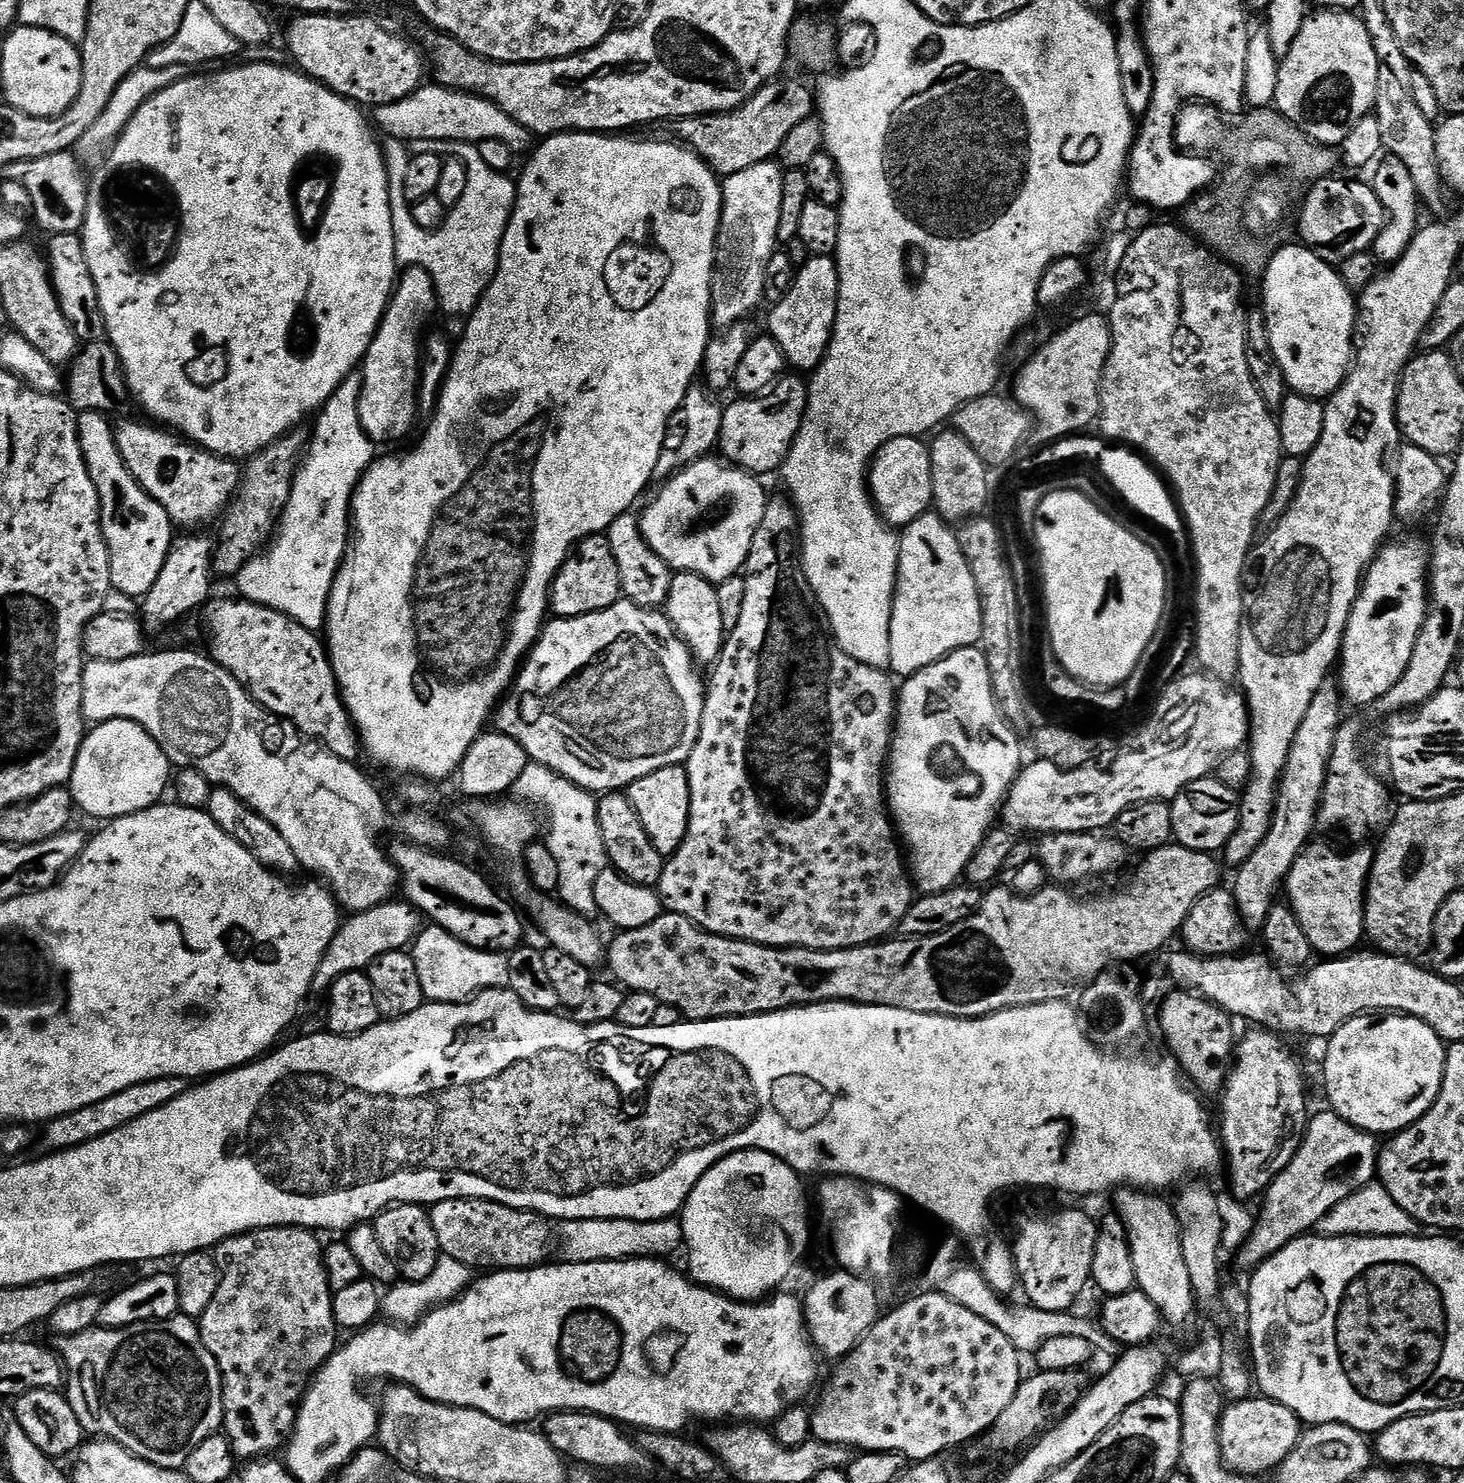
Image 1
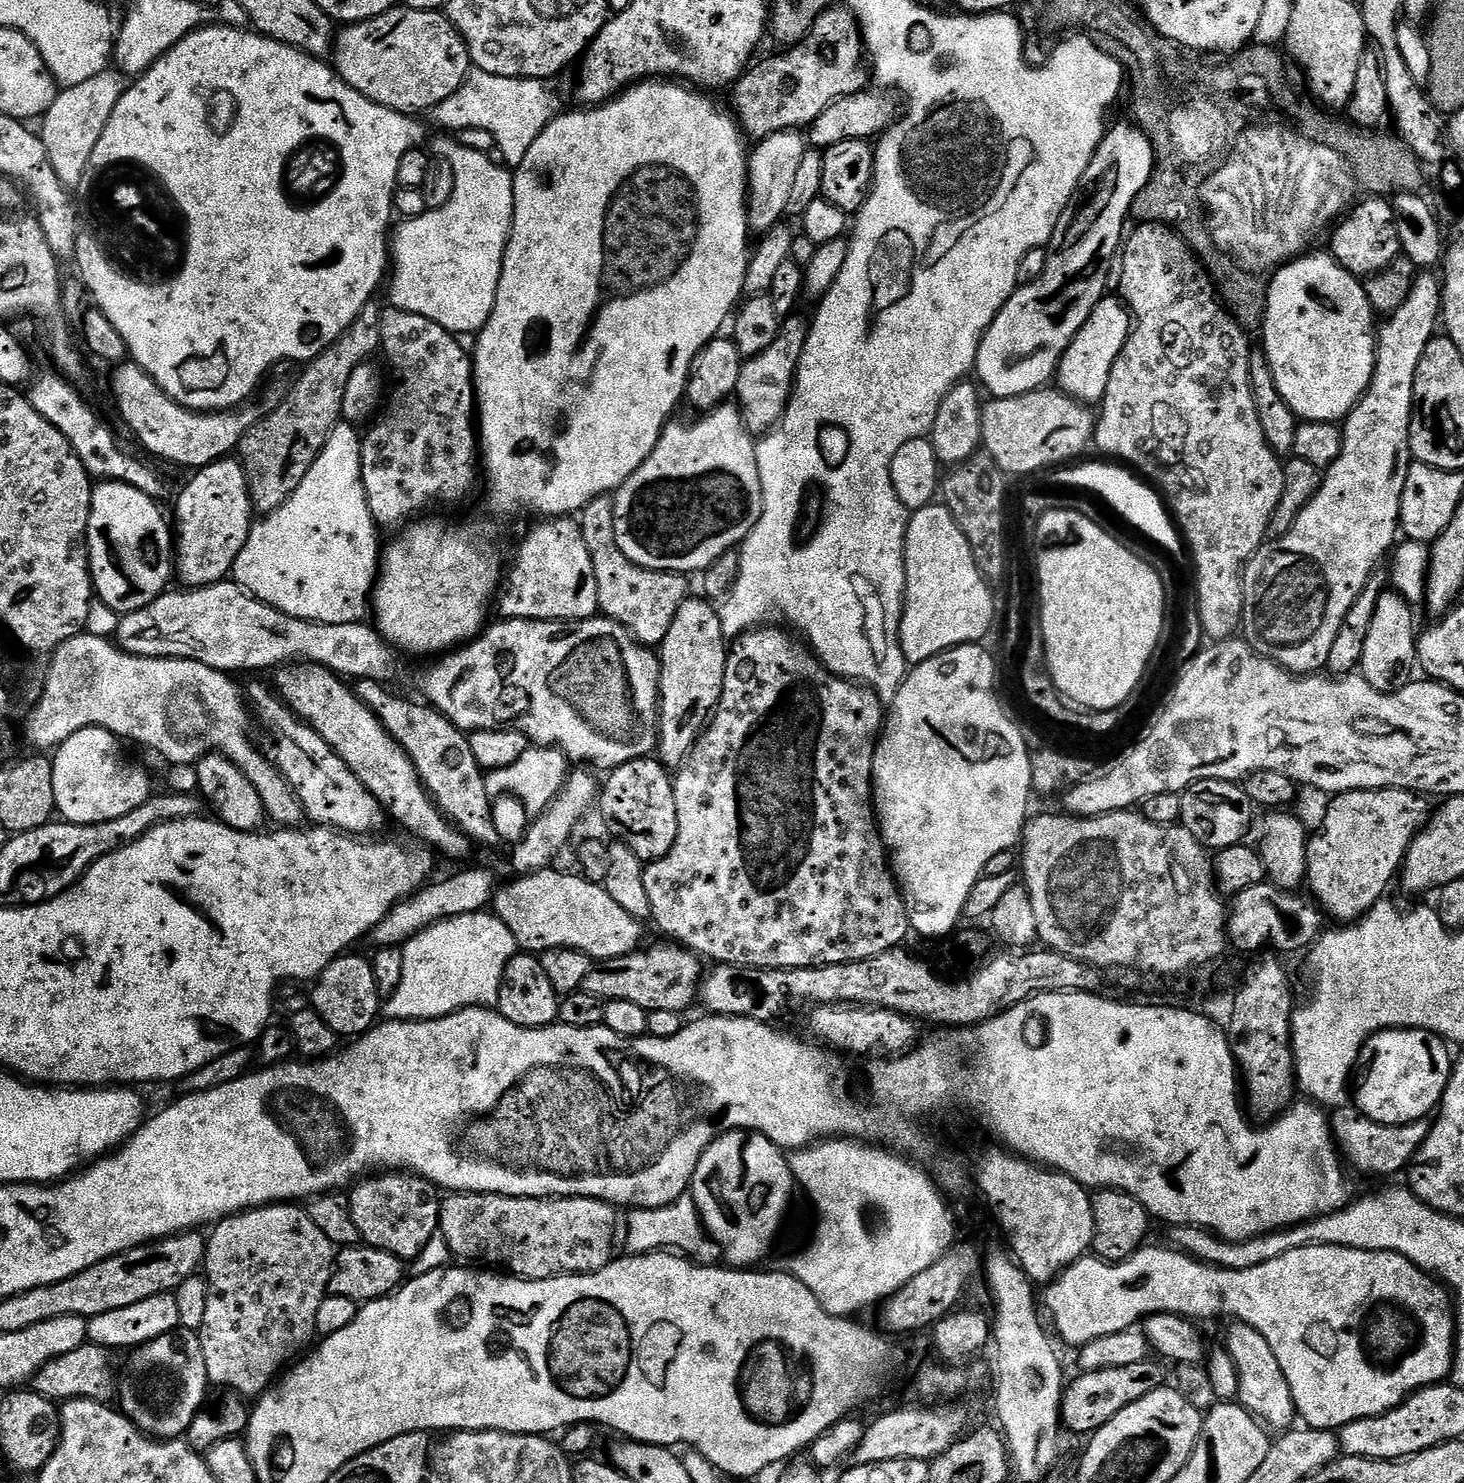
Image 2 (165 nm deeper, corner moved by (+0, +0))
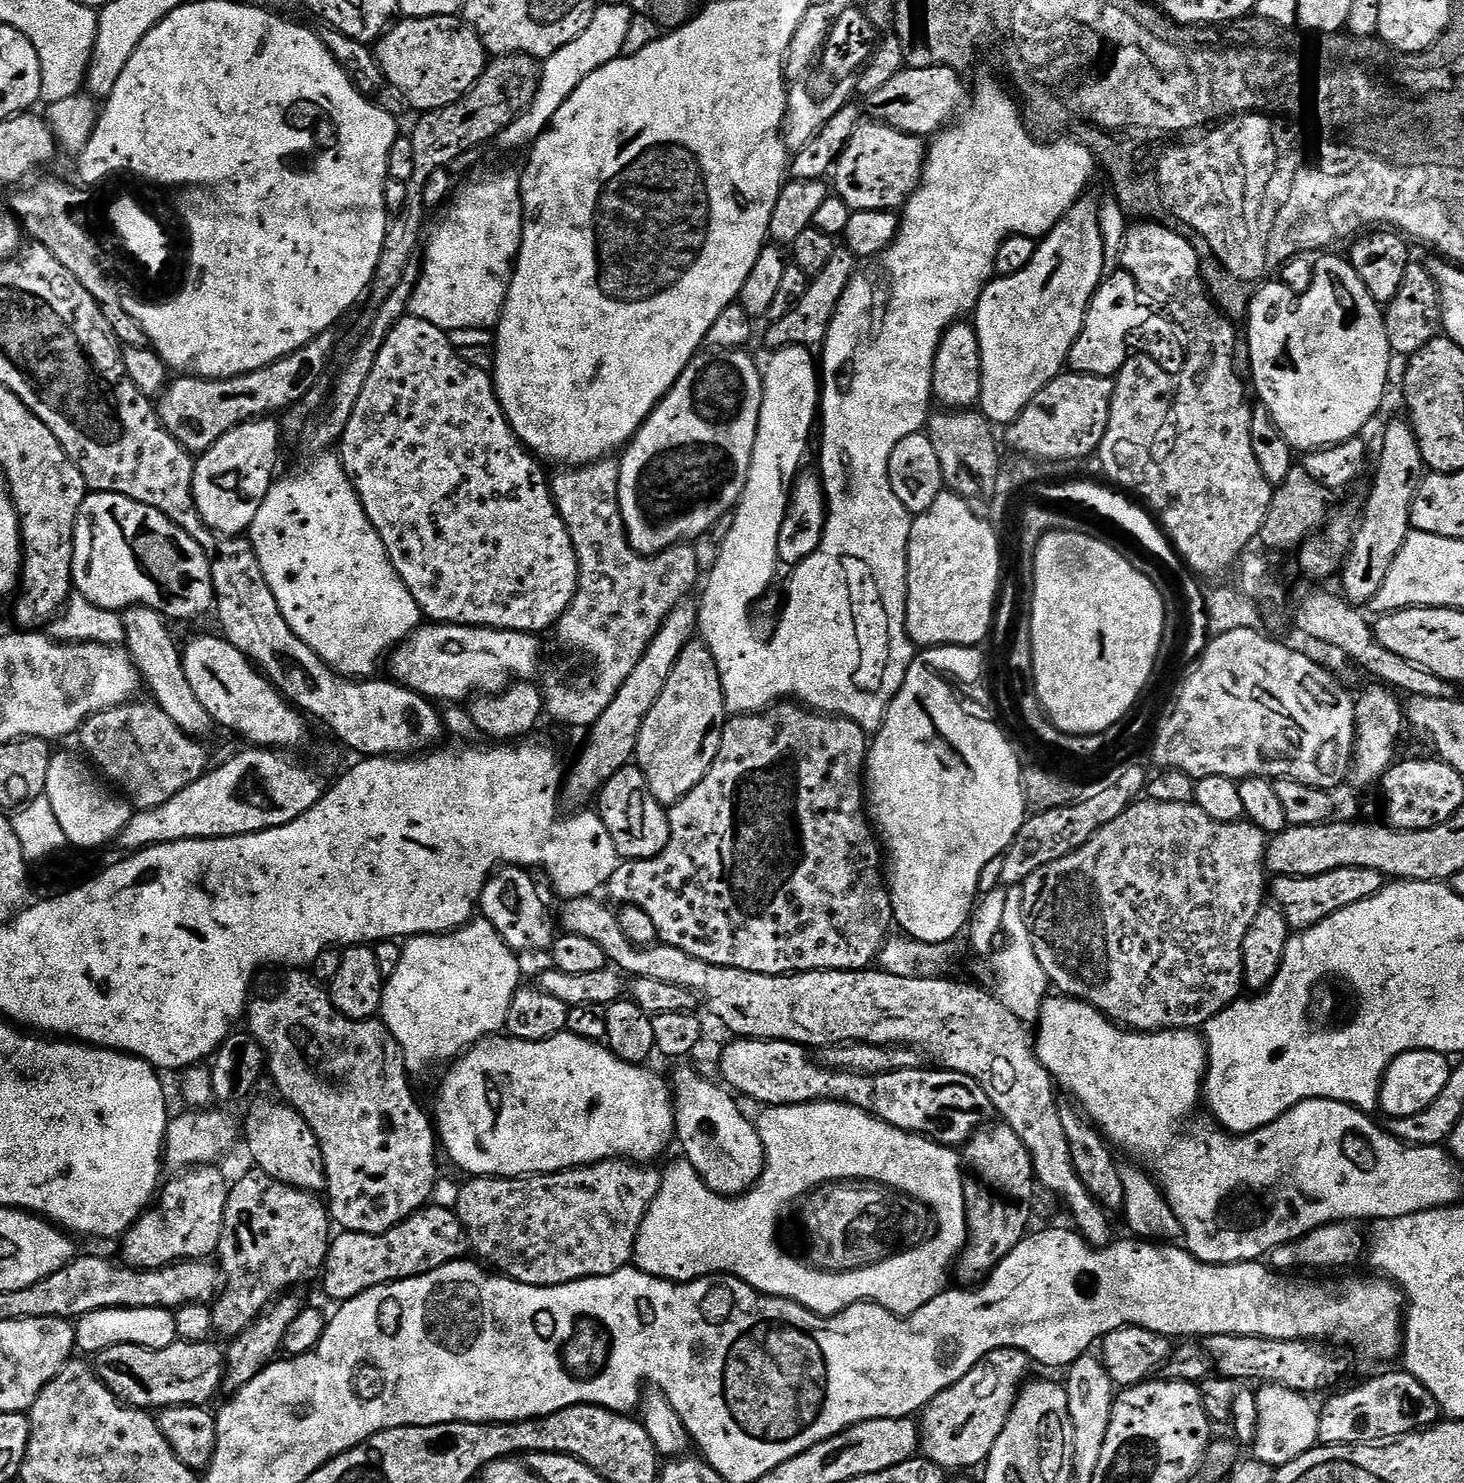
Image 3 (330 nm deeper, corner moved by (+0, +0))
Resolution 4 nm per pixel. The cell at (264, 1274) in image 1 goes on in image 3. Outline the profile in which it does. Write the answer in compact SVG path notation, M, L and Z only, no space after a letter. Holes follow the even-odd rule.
M251 1170L228 1189L226 1218L218 1249L218 1267L222 1273L222 1291L211 1305L215 1335L231 1338L253 1324L265 1308L295 1284L308 1280L324 1267L330 1243L330 1217L325 1201L317 1193L288 1186L278 1178L259 1170Z

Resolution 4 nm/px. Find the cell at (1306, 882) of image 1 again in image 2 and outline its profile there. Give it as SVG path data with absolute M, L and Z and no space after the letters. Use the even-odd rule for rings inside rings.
M1367 788L1333 795L1324 812L1320 829L1308 841L1308 874L1306 888L1311 899L1319 904L1325 917L1332 916L1341 925L1351 924L1364 917L1375 904L1389 895L1388 887L1392 879L1397 879L1404 863L1404 855L1420 832L1428 823L1429 801L1419 792L1401 788Z

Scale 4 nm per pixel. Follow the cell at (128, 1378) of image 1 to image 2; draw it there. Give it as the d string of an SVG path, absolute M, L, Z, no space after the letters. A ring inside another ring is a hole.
M167 1332L131 1353L128 1373L118 1384L119 1411L139 1432L154 1440L175 1440L188 1431L210 1391L200 1337L195 1332Z

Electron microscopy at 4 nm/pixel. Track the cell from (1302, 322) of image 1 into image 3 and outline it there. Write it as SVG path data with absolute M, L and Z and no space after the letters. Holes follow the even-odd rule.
M1333 254L1329 260L1320 264L1320 272L1316 272L1316 284L1312 284L1312 292L1304 296L1304 300L1292 300L1292 292L1284 292L1284 284L1273 282L1264 289L1257 291L1252 297L1252 304L1246 319L1246 335L1250 346L1250 362L1253 364L1253 376L1251 383L1256 384L1256 392L1259 403L1266 406L1266 410L1272 415L1272 421L1276 428L1286 438L1286 442L1293 450L1311 450L1313 448L1329 448L1331 444L1341 444L1350 438L1361 435L1364 427L1376 416L1380 403L1384 400L1384 391L1388 388L1388 367L1394 361L1394 353L1390 342L1386 338L1386 326L1384 325L1384 314L1381 305L1366 290L1362 278L1352 265L1348 263L1343 255Z

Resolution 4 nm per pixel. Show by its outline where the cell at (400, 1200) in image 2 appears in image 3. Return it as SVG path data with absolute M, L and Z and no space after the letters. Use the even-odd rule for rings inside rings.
M292 970L284 980L284 989L277 996L264 996L261 1000L253 999L246 1009L246 1028L254 1038L264 1048L266 1057L266 1072L276 1083L276 1088L281 1092L287 1103L296 1109L298 1114L306 1118L306 1122L314 1130L314 1134L320 1143L322 1158L326 1166L326 1207L331 1223L337 1229L345 1232L357 1232L358 1234L386 1234L394 1226L401 1224L403 1220L408 1220L414 1213L421 1212L423 1208L429 1207L432 1191L436 1188L436 1148L438 1152L438 1133L433 1121L426 1113L420 1109L420 1104L416 1101L416 1096L412 1093L412 1084L408 1081L408 1071L410 1065L404 1059L402 1046L394 1038L383 1020L373 1018L370 1020L355 1020L344 1015L336 1009L331 995L320 984L315 984L308 976L303 976L303 971Z

